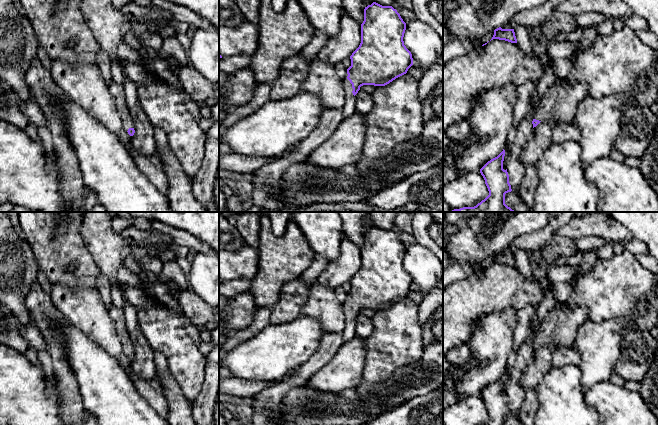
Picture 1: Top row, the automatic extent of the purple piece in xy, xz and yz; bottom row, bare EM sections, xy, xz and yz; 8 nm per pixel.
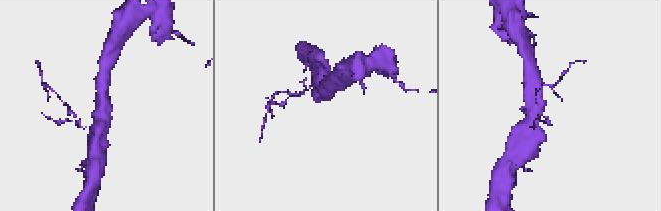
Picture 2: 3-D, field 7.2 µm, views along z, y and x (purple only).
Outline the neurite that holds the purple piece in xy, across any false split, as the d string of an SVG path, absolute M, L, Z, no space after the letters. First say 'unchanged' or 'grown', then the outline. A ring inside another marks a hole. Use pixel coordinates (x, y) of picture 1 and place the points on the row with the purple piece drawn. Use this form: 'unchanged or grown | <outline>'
grown | M113 80L107 82L109 91L114 97L116 107L121 116L123 129L130 135L133 136L135 133L133 122L129 116L129 109L125 100L125 90L123 84L114 82Z

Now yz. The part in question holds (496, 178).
unchanged | M505 150L488 161L480 173L485 180L489 195L474 207L463 207L451 212L515 212L505 204L505 194L511 192L507 169L503 169Z

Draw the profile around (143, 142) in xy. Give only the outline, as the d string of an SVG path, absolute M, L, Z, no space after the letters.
M126 79L123 87L125 90L125 100L129 109L129 116L135 130L132 141L127 149L132 156L135 153L155 155L157 154L157 150L153 125L139 103L136 83L131 79Z

